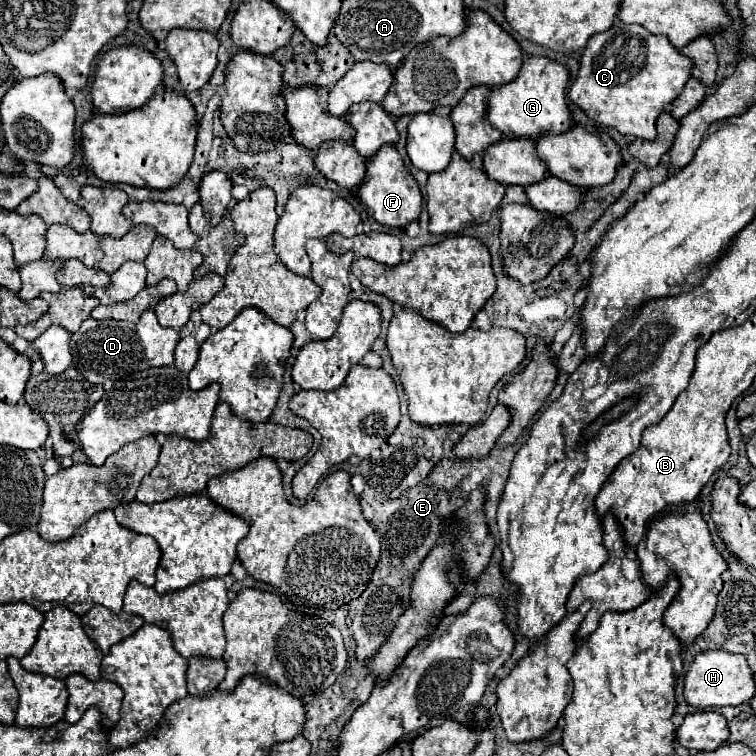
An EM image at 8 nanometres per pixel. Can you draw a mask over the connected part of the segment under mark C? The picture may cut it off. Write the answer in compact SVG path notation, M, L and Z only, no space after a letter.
M613 23L611 29L589 39L569 97L597 123L651 141L657 137L657 117L681 93L689 77L691 59L681 55L665 35L653 35L639 25Z

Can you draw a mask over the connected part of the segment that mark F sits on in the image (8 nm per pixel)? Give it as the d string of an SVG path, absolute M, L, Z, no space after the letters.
M383 145L371 159L365 161L365 165L367 171L359 187L359 199L363 201L371 217L375 217L375 221L381 225L391 225L391 227L405 227L407 223L415 221L421 213L423 195L419 191L417 181L407 171L397 149L393 145Z

